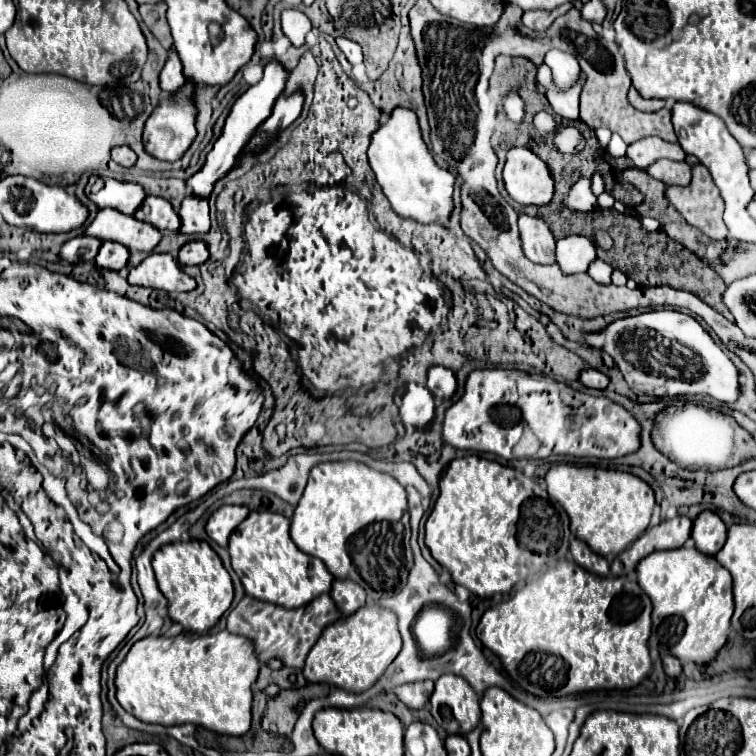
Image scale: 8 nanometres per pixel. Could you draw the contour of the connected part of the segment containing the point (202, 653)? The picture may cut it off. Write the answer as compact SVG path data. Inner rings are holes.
M204 632L204 634L178 634L178 636L146 636L132 644L126 660L118 666L116 672L116 698L136 718L142 722L172 726L176 722L190 722L204 726L208 730L242 736L250 730L250 708L252 708L252 684L256 682L260 664L254 656L252 642L244 636L222 632Z

